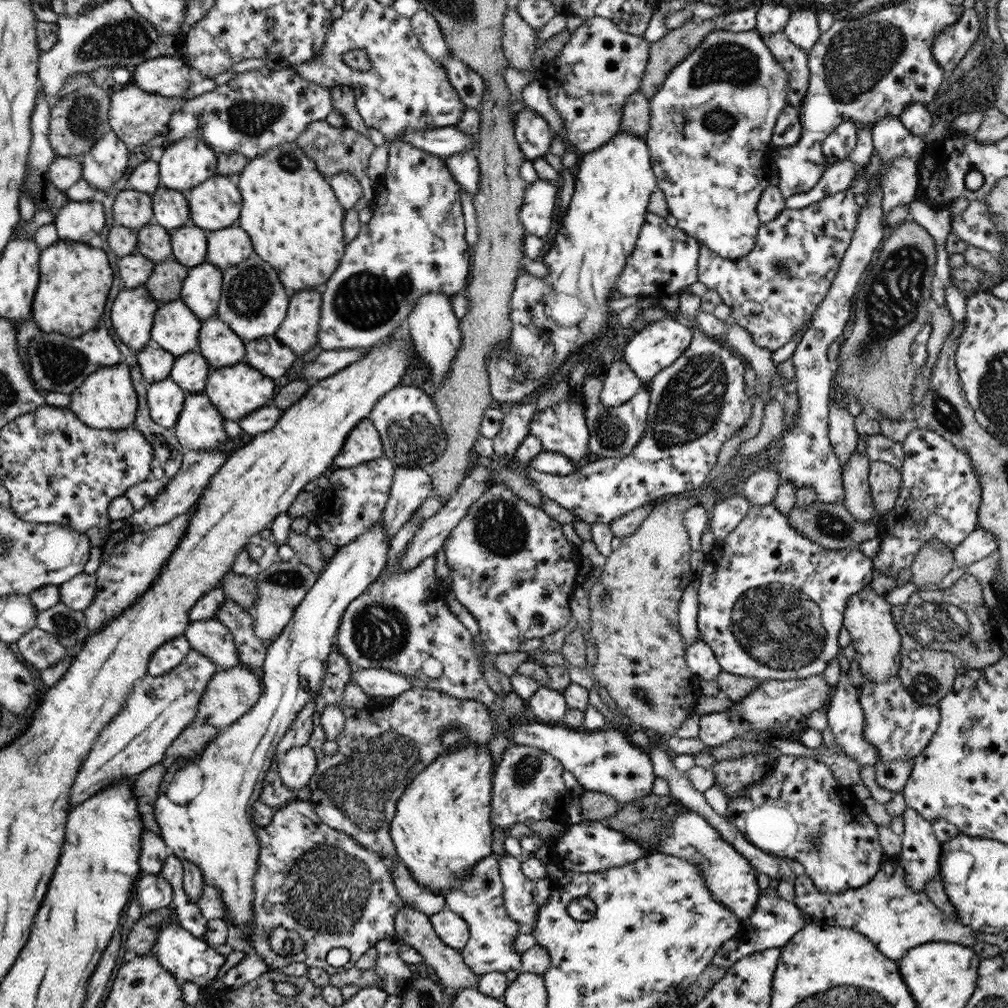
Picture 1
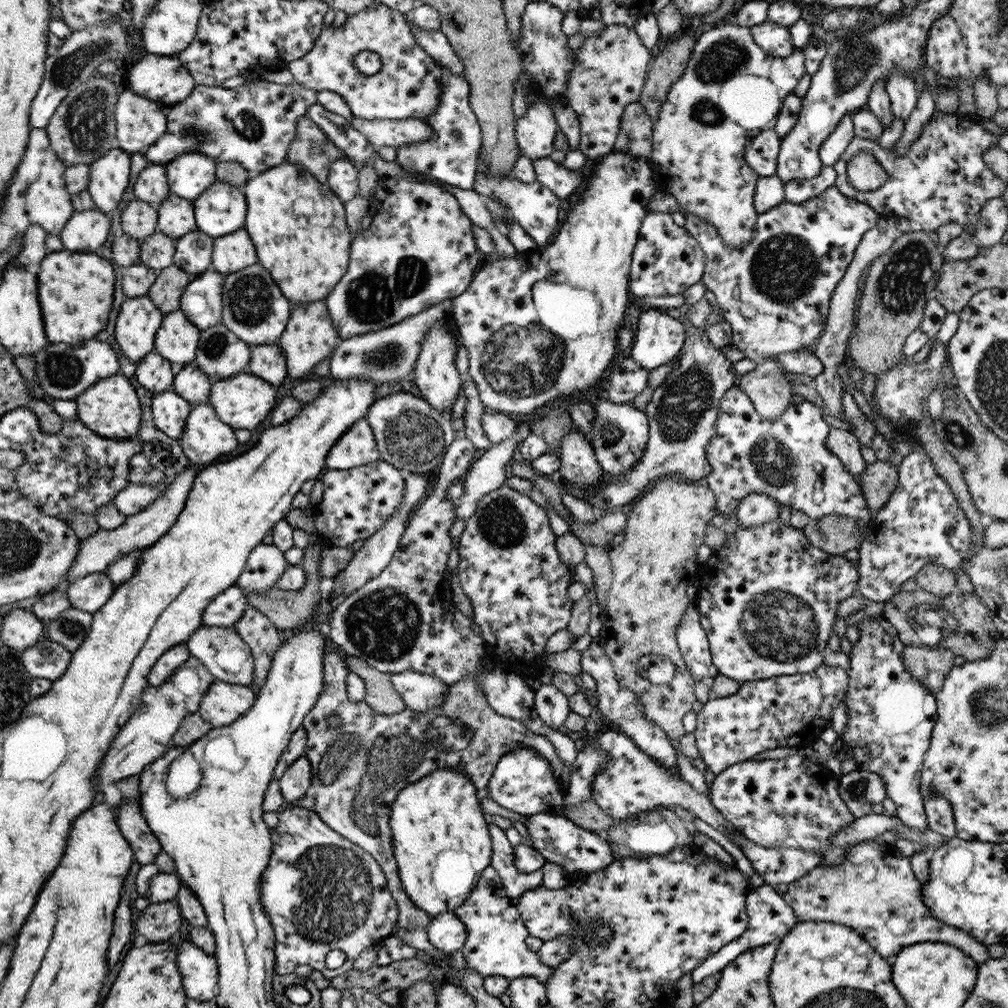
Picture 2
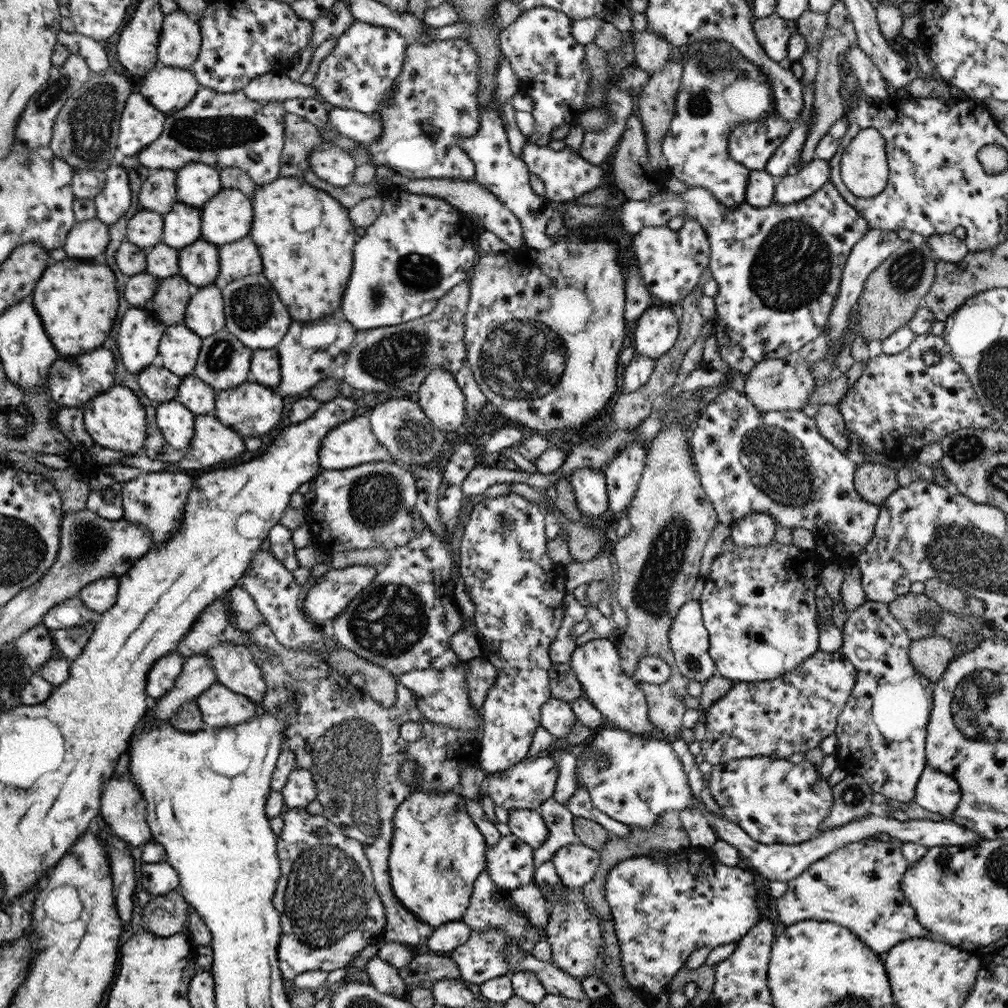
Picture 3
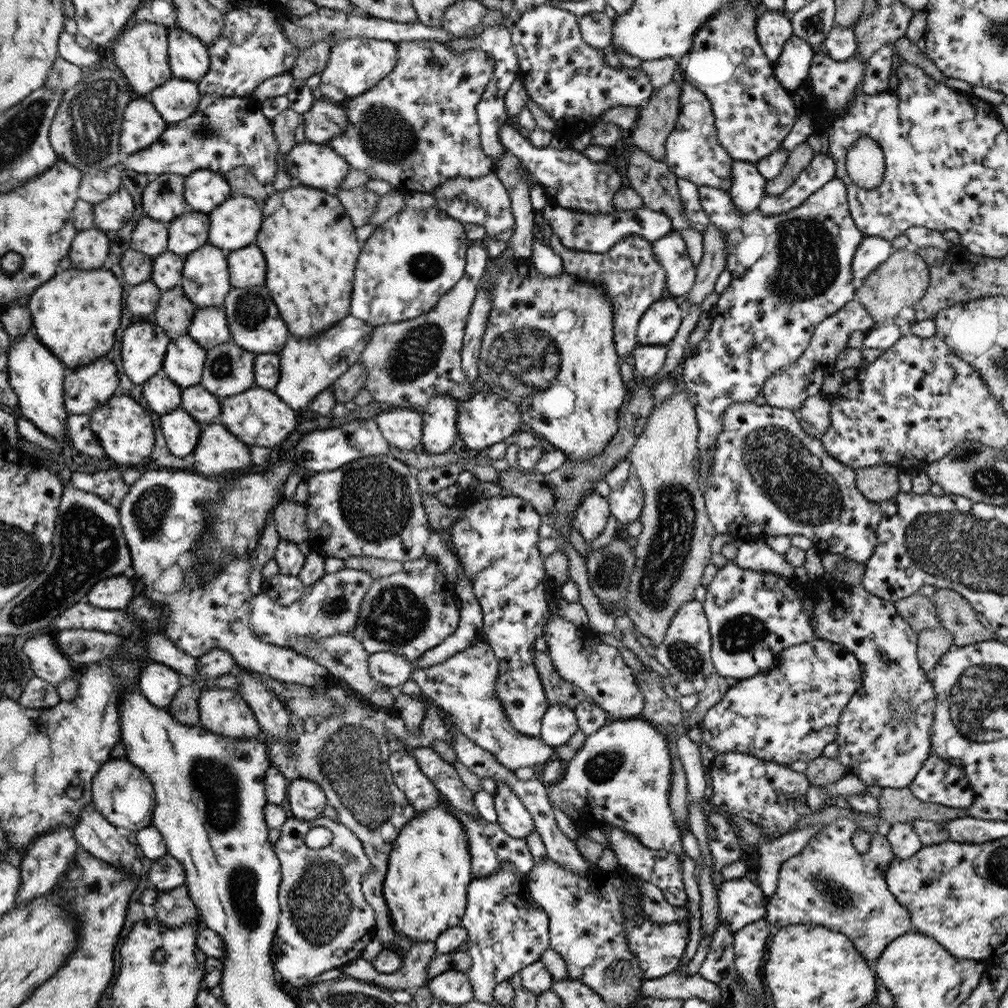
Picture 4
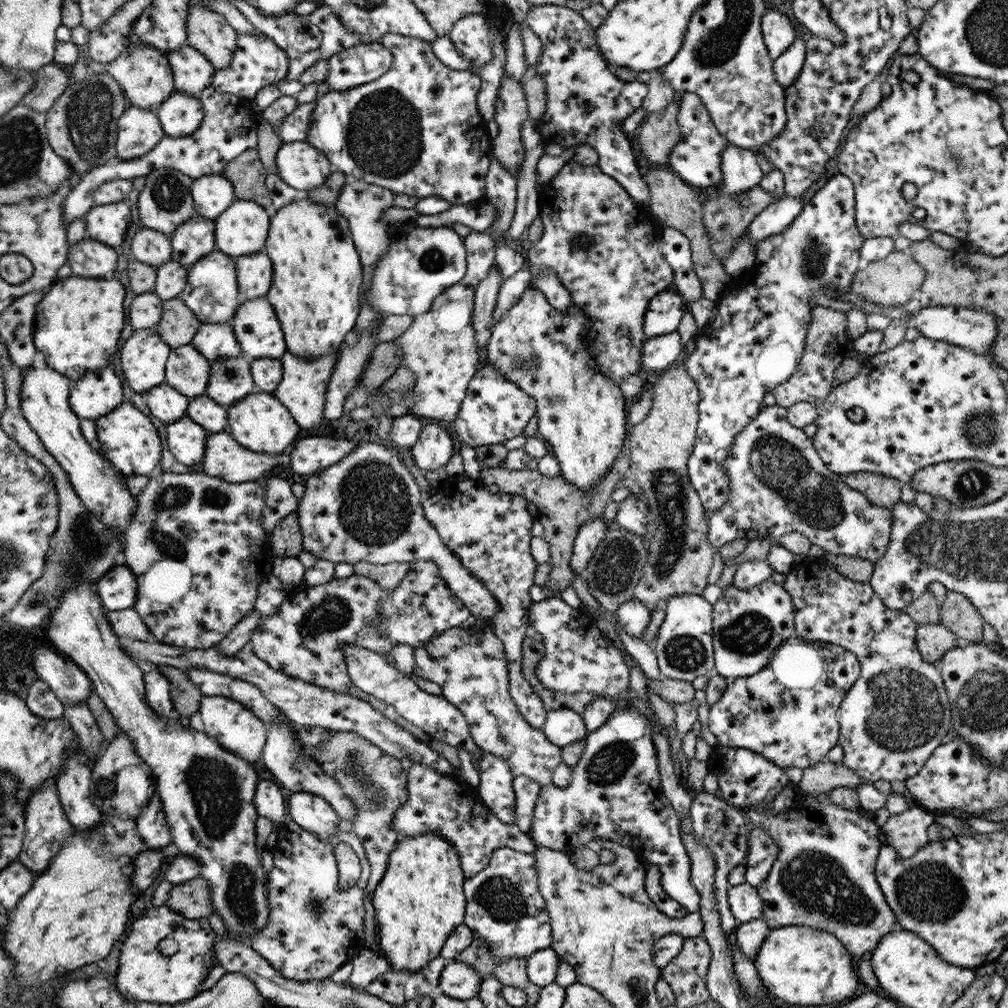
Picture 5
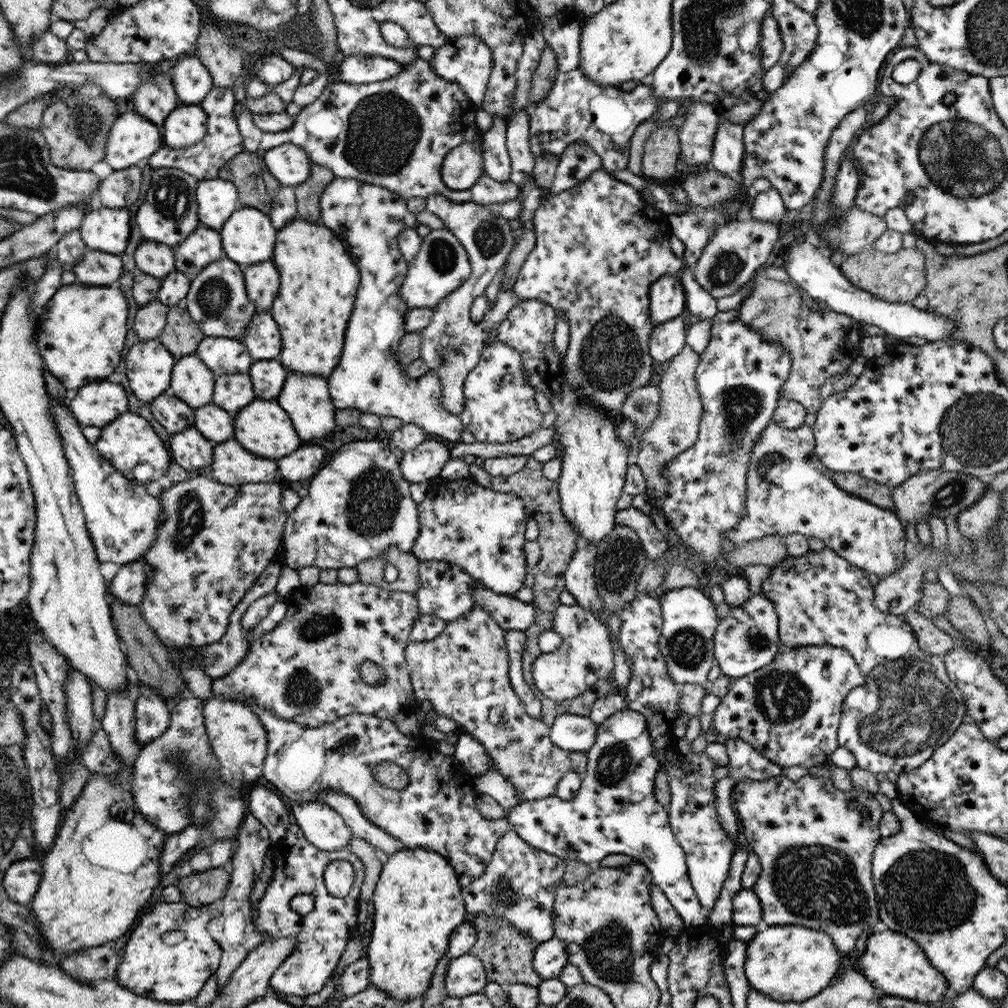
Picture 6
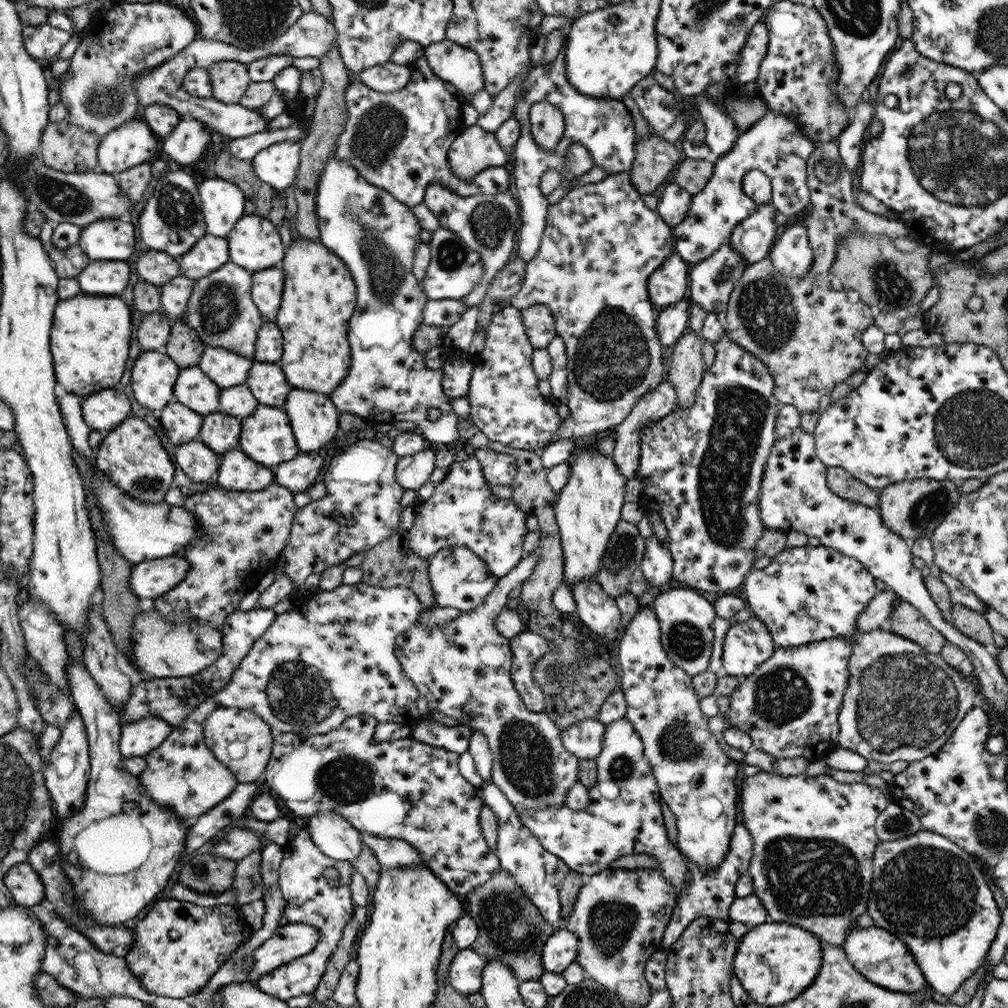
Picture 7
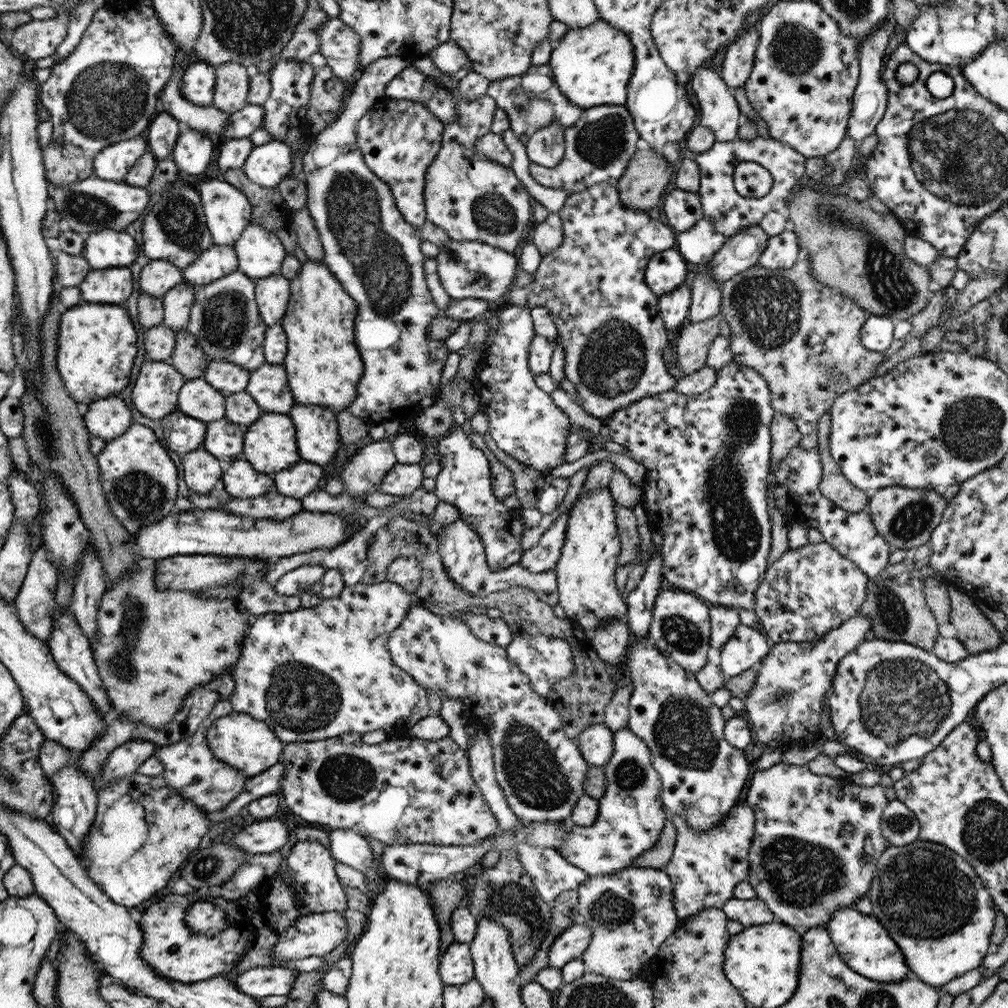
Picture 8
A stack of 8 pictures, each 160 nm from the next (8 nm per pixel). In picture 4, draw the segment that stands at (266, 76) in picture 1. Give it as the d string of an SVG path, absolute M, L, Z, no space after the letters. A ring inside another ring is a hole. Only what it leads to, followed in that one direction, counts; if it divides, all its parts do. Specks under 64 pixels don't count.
M203 93L197 111L190 119L168 124L167 130L151 144L151 147L128 156L126 160L111 168L111 171L117 174L120 170L130 169L150 177L164 173L176 173L186 177L201 168L208 168L224 175L237 166L245 166L264 186L270 188L270 184L276 178L278 153L279 141L276 140L274 124L265 115L262 116L260 110L254 110L253 96L235 98Z

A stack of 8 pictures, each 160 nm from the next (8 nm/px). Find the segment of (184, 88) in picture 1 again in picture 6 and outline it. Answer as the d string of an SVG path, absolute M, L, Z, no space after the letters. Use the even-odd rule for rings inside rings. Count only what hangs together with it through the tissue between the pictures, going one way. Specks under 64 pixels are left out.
M185 104L171 112L161 127L163 142L172 149L188 149L207 134L207 112L200 104Z

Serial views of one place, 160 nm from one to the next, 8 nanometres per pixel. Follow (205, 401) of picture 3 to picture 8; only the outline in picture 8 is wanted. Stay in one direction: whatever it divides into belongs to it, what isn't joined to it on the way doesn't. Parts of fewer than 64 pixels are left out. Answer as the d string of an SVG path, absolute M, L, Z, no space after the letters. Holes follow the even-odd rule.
M228 418L208 423L203 448L227 465L242 457L245 430L240 425L230 423Z

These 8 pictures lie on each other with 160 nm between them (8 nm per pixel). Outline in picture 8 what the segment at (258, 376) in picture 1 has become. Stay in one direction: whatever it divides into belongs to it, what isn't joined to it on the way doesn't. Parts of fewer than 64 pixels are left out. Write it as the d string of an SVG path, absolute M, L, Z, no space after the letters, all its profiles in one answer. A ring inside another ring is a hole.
M263 412L263 416L258 422L246 428L243 437L242 457L251 461L256 472L274 475L286 468L292 468L302 460L295 424L289 415Z

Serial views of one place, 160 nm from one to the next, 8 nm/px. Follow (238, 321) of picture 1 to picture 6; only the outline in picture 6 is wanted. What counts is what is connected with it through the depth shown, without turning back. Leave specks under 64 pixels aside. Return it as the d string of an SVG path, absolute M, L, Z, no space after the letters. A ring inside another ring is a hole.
M270 310L259 312L253 316L243 344L254 361L273 360L282 354L282 333L279 331L279 323Z

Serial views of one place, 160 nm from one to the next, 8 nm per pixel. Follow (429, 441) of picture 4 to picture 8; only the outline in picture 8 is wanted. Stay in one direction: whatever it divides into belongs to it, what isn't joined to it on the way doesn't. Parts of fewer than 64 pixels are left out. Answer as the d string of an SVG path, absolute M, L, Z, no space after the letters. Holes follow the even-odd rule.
M397 462L384 475L384 482L378 488L378 492L394 496L412 495L425 480L422 464L423 462L416 464L400 464Z

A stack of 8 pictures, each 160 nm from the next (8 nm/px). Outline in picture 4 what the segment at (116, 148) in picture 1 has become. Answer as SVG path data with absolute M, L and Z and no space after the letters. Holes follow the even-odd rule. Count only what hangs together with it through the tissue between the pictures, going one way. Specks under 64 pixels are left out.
M122 187L106 200L93 205L94 226L109 236L118 232L134 214L134 202Z

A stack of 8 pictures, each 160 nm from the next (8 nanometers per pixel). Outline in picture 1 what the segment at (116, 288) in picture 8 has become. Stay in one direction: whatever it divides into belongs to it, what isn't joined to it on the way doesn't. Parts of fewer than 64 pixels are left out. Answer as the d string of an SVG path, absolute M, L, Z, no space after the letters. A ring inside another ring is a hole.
M69 199L53 223L60 239L89 244L106 226L106 215L101 202Z

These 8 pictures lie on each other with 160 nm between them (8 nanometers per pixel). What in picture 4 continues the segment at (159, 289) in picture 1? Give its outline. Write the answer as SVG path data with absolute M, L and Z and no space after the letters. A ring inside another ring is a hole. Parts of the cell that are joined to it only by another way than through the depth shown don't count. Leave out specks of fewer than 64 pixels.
M181 286L164 289L151 318L171 338L188 335L198 307L192 304Z

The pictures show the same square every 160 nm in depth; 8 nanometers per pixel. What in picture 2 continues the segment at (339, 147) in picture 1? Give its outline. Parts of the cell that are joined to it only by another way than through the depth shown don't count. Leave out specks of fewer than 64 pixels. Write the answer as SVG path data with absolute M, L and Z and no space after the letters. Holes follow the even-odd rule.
M307 116L300 117L298 131L287 160L302 165L322 184L327 185L328 171L331 164L338 159L348 159L348 157L328 140L326 134L312 119Z

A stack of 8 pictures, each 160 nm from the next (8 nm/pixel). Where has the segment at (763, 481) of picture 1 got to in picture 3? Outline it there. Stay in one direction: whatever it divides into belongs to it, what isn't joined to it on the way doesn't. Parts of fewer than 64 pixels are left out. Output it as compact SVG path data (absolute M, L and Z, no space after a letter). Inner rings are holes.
M751 512L731 525L731 538L736 546L768 546L776 532L776 521L765 512Z

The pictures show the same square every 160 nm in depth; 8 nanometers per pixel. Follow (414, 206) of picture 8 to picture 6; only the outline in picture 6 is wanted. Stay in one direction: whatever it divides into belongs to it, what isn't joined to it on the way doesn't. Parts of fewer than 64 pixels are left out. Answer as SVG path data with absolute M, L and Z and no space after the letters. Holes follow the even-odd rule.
M416 58L411 63L404 63L403 70L395 78L382 82L354 84L339 81L326 85L312 104L302 108L294 117L293 125L285 131L271 133L258 128L252 122L254 113L243 106L243 103L239 103L238 107L238 125L243 135L244 151L262 154L286 143L296 144L306 151L312 161L328 167L336 177L380 185L392 192L396 191L405 199L444 195L457 204L510 202L511 198L519 196L519 186L512 181L499 183L484 173L470 188L460 190L448 188L442 177L444 158L452 150L484 135L478 125L481 113L479 106L463 92L460 84L446 81L435 72L429 60Z

